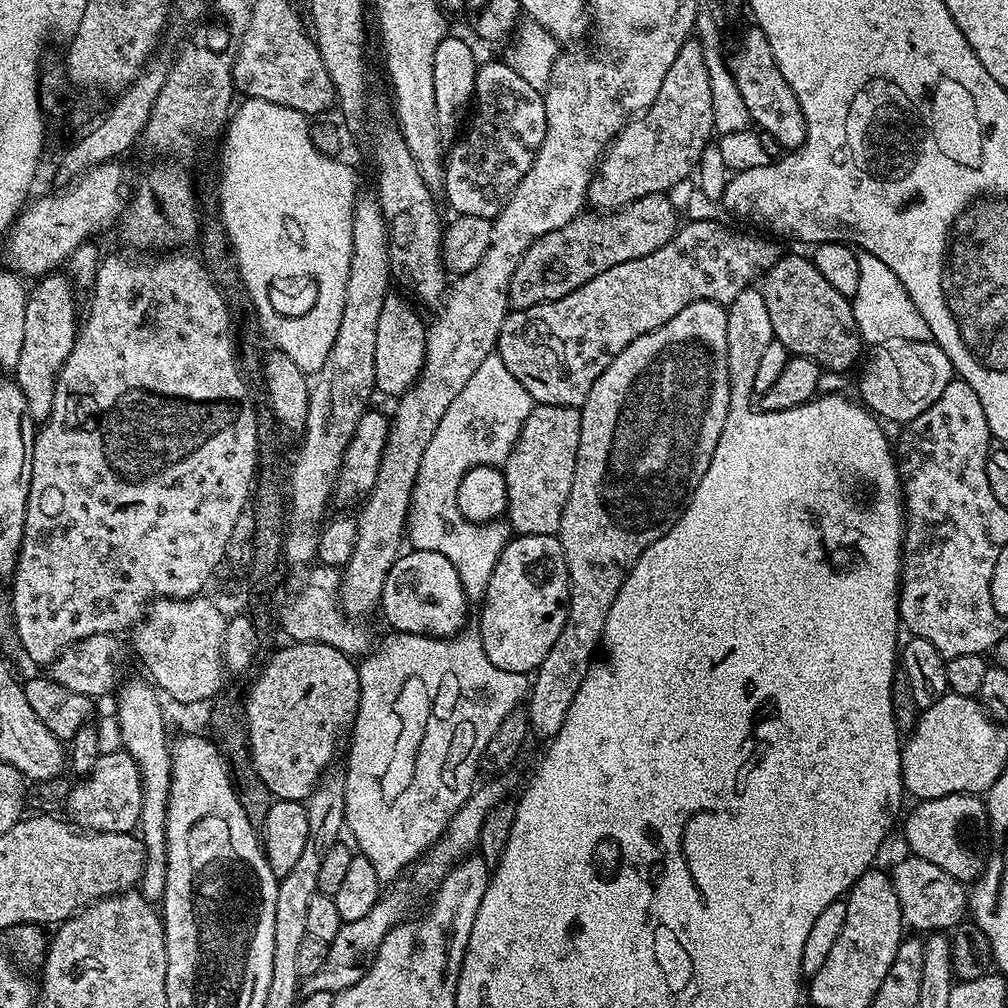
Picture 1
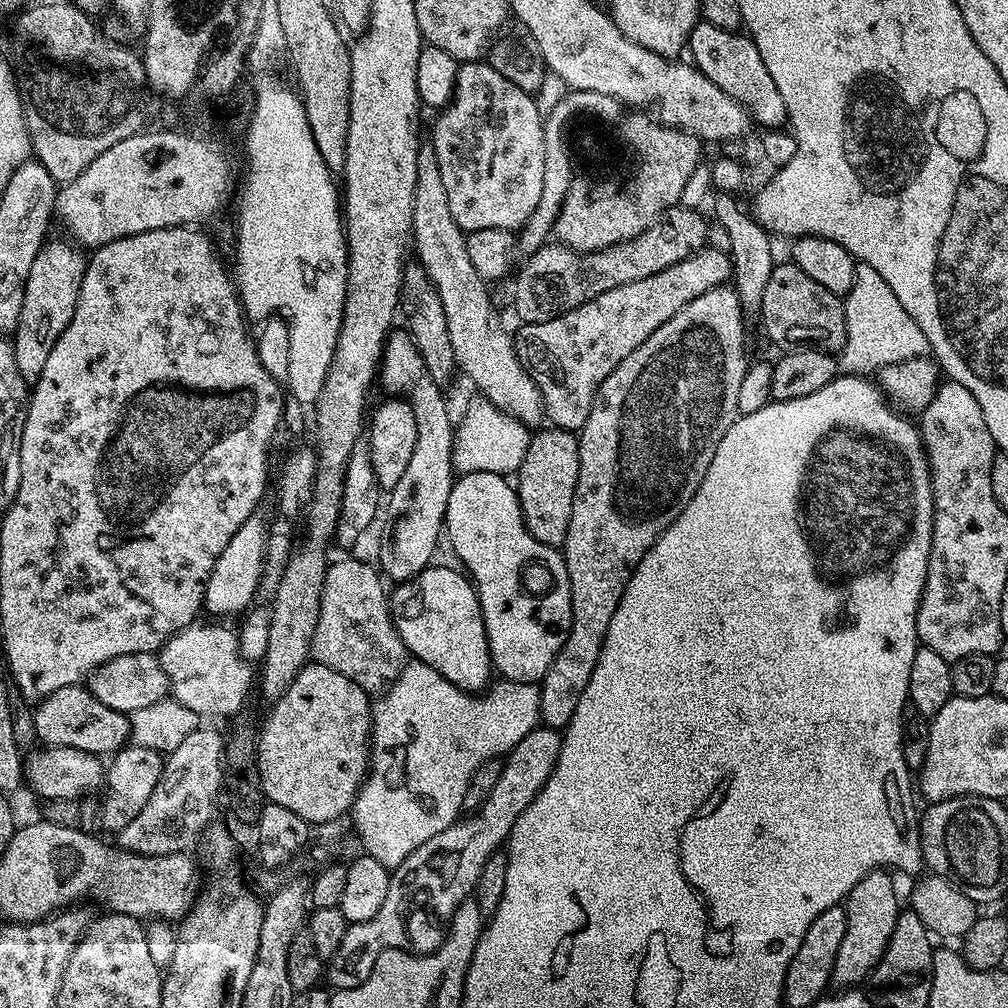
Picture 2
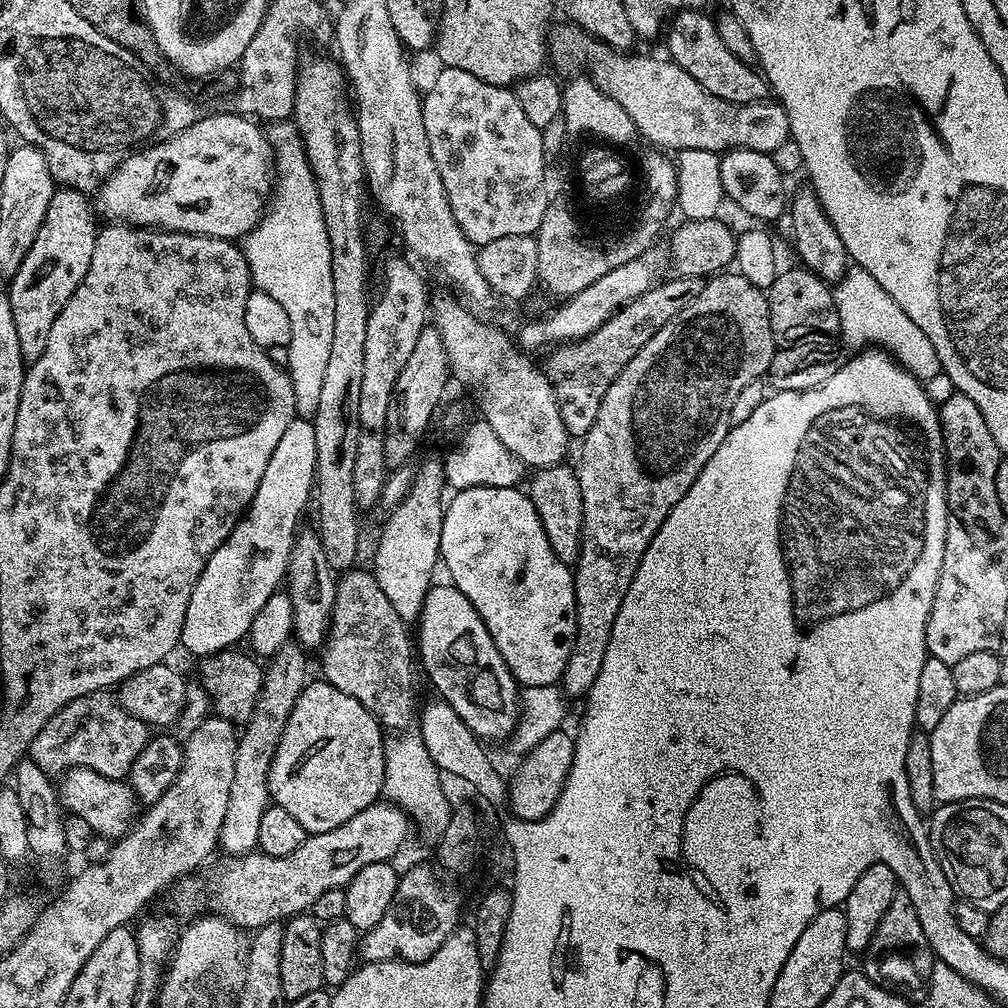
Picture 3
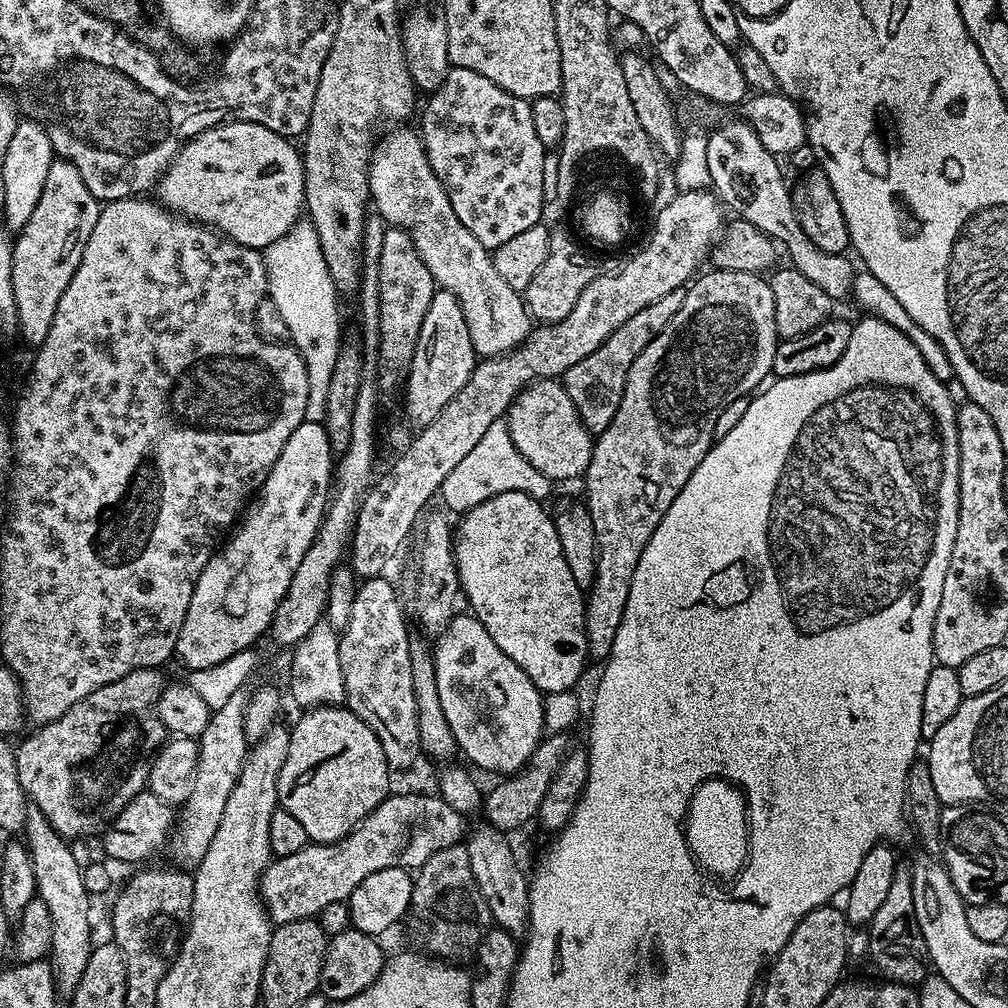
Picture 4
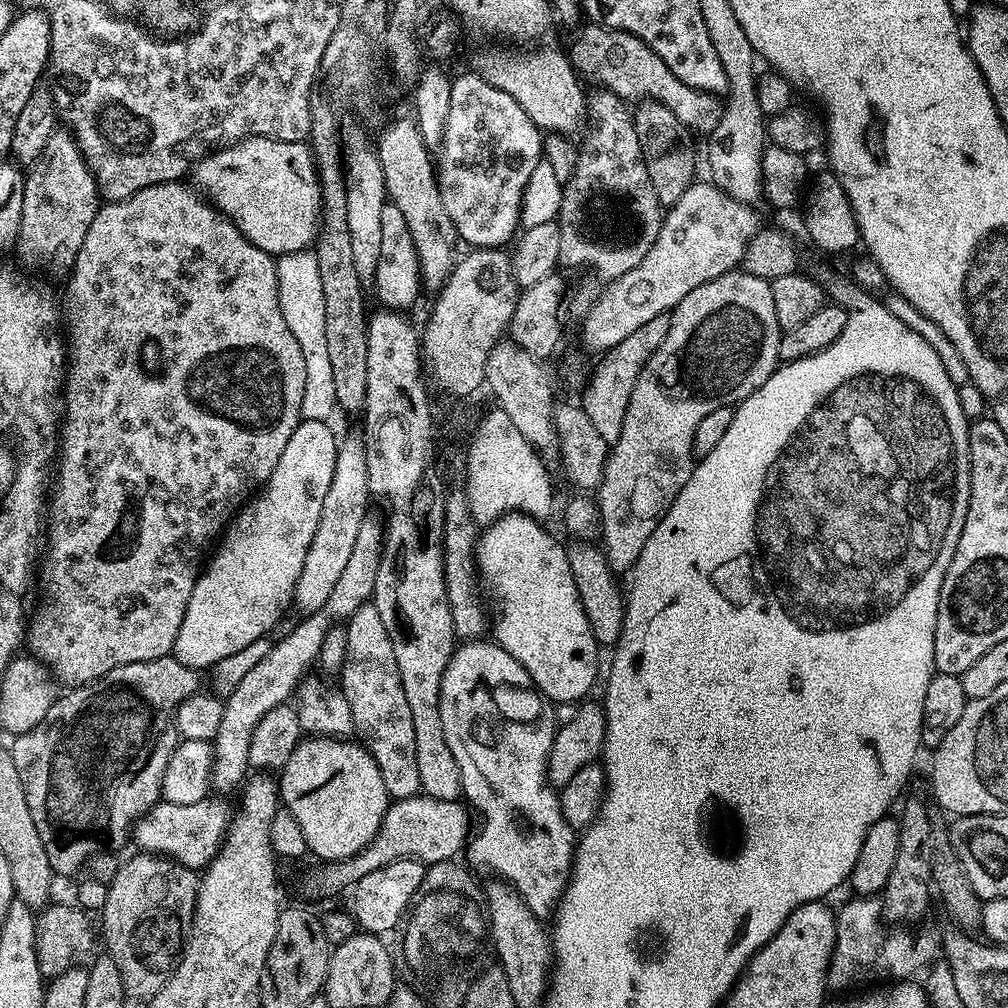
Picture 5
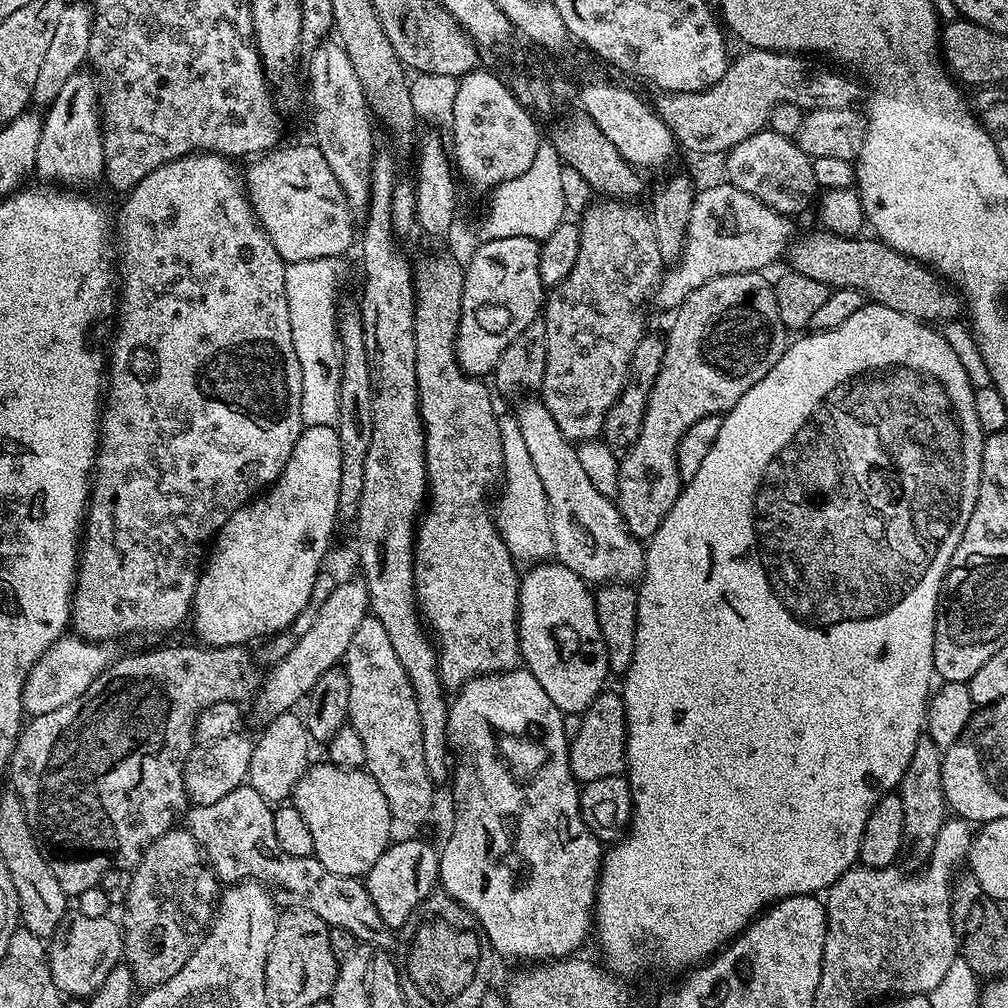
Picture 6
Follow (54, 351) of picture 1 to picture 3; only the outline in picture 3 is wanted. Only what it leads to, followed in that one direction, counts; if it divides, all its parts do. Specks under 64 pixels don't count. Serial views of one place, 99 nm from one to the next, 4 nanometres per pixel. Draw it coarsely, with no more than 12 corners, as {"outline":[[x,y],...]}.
{"outline":[[57,187],[7,285],[25,362],[86,278],[98,220]]}

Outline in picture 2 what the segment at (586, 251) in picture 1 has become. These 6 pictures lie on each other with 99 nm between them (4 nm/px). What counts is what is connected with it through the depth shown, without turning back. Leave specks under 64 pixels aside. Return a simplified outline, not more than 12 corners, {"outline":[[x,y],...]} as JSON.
{"outline":[[695,208],[668,209],[600,252],[549,242],[516,276],[525,324],[558,318],[705,247]]}

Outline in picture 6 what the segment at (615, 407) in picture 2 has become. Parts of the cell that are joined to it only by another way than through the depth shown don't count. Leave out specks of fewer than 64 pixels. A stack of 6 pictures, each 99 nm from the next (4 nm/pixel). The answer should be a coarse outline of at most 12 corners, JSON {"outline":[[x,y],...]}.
{"outline":[[763,271],[675,309],[616,509],[650,538],[680,497],[678,442],[790,343]]}

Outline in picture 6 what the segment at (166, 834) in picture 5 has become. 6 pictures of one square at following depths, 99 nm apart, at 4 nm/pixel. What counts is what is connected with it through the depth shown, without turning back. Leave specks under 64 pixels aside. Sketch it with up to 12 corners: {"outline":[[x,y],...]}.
{"outline":[[245,782],[189,807],[217,881],[262,884],[359,943],[391,949],[363,879],[286,854]]}

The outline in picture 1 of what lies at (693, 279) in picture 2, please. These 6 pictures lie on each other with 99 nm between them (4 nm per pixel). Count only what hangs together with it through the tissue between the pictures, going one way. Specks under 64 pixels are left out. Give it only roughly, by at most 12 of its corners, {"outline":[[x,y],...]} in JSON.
{"outline":[[716,220],[566,298],[509,311],[496,352],[581,409],[634,338],[725,306],[782,249]]}

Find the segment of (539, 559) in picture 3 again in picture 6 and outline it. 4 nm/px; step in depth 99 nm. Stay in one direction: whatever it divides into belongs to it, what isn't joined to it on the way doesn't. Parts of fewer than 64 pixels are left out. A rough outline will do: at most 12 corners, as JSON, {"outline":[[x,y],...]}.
{"outline":[[520,578],[520,655],[560,712],[609,679],[588,581]]}

